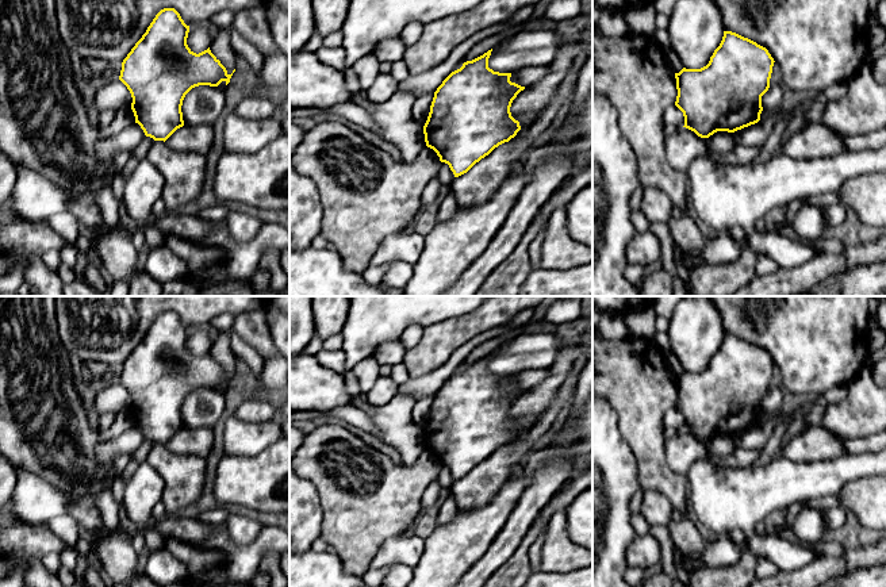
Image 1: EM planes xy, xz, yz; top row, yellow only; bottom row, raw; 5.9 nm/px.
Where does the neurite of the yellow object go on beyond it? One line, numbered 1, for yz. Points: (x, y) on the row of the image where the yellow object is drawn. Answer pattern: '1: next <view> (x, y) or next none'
1: next none

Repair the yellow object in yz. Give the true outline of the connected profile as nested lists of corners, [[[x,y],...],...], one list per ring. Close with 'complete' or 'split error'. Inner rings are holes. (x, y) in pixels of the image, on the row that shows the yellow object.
[[[724,31],[706,66],[675,73],[675,105],[683,112],[683,127],[709,138],[717,131],[735,133],[757,123],[774,62],[766,47]]]; complete

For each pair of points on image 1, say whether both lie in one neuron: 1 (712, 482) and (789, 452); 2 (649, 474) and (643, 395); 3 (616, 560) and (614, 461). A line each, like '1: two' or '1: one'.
1: two
2: one
3: one

